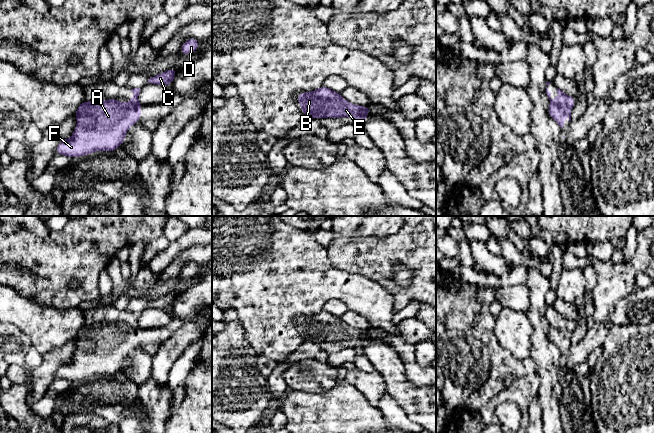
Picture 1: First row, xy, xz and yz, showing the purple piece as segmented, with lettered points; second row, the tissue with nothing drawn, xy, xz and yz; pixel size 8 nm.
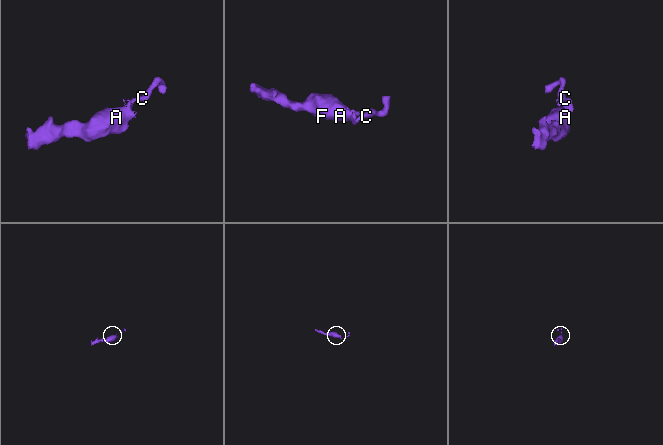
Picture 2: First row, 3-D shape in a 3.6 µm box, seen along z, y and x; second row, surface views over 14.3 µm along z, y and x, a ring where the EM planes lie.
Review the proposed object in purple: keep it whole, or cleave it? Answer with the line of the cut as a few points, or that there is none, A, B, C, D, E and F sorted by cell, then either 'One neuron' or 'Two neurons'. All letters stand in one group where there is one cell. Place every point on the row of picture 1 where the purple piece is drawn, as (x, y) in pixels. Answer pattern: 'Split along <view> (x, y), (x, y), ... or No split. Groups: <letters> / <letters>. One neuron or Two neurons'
Split along yz (550, 102), (564, 104), (570, 108). Groups: A B E F / C D. Two neurons

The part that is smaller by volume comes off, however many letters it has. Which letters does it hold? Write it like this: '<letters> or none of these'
C, D

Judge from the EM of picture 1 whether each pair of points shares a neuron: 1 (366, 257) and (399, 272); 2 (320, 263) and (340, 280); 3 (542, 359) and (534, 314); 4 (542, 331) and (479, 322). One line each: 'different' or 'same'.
1: different
2: same
3: same
4: different

